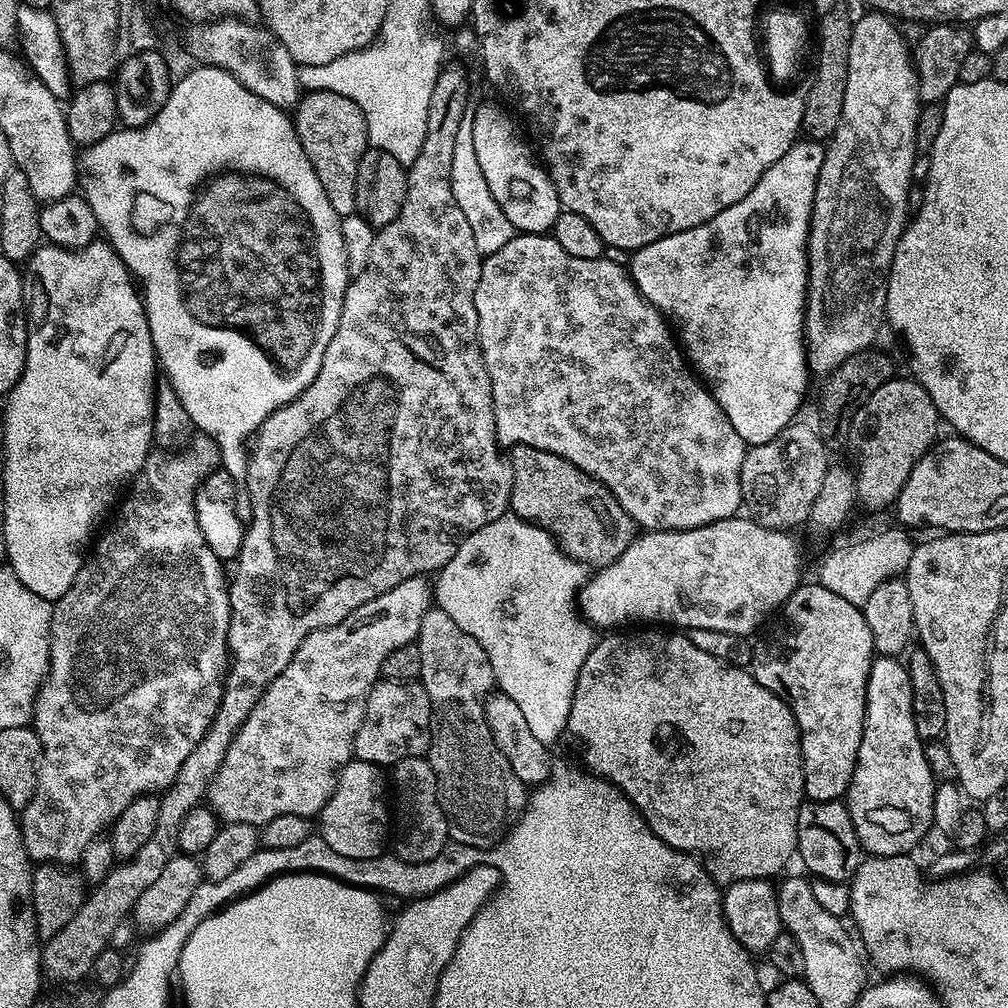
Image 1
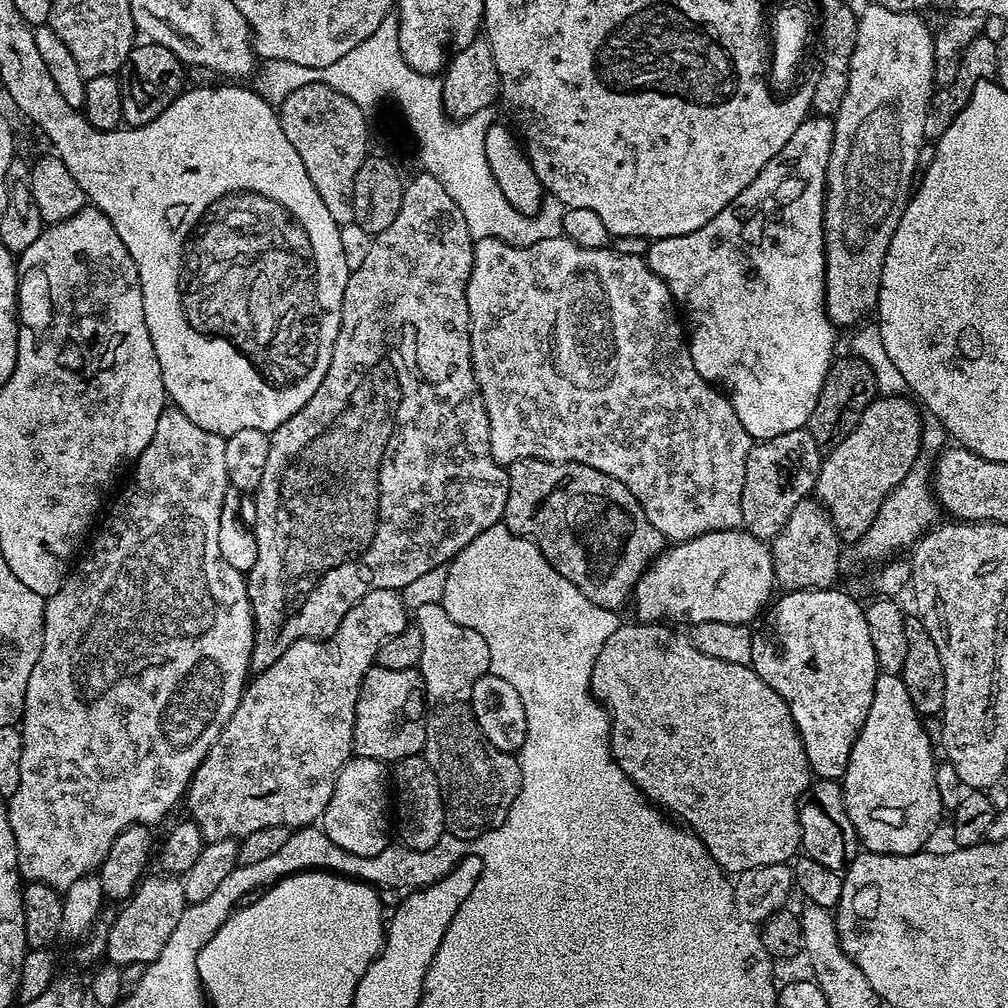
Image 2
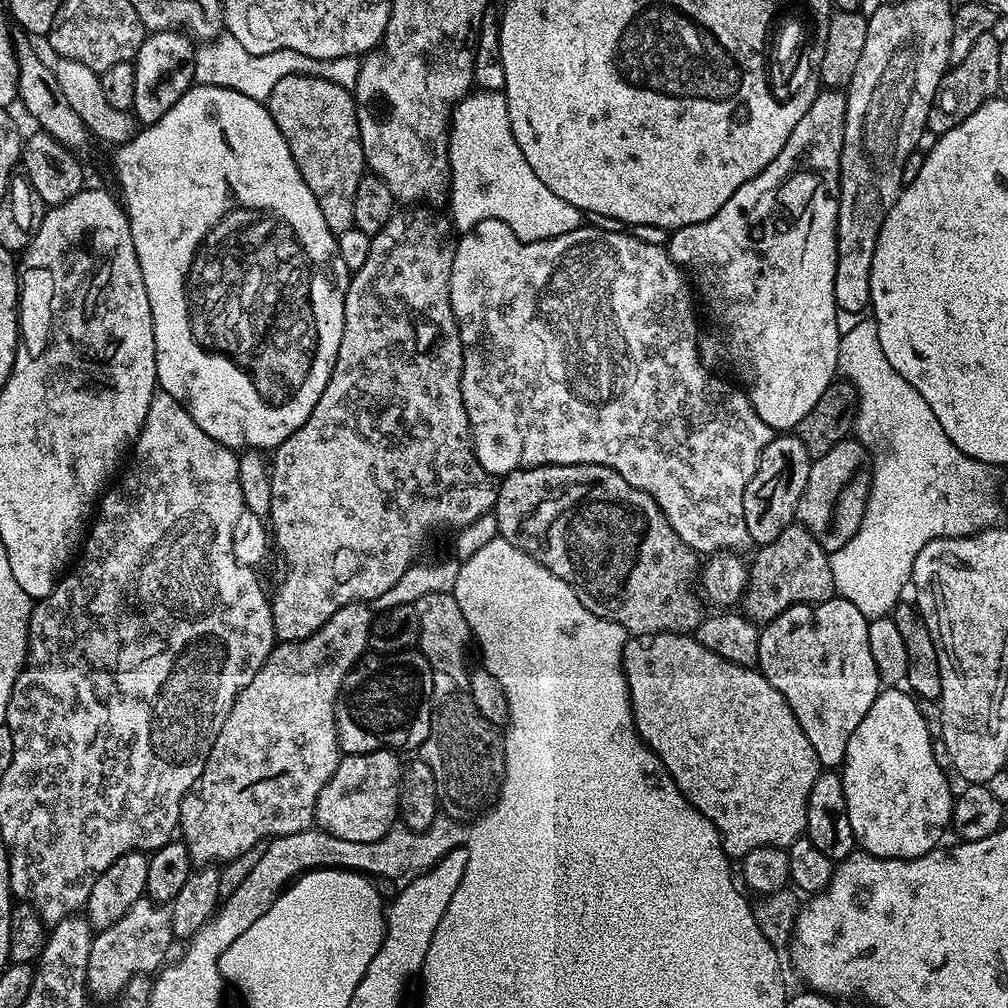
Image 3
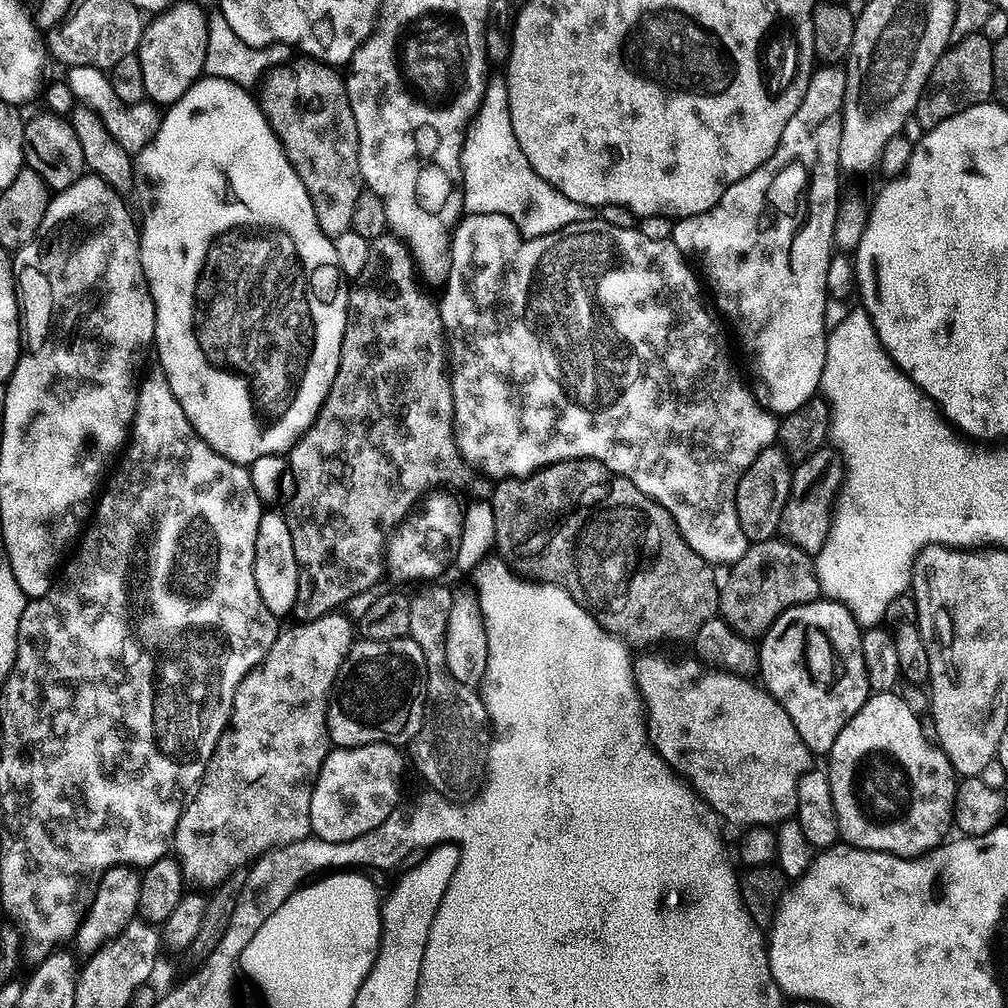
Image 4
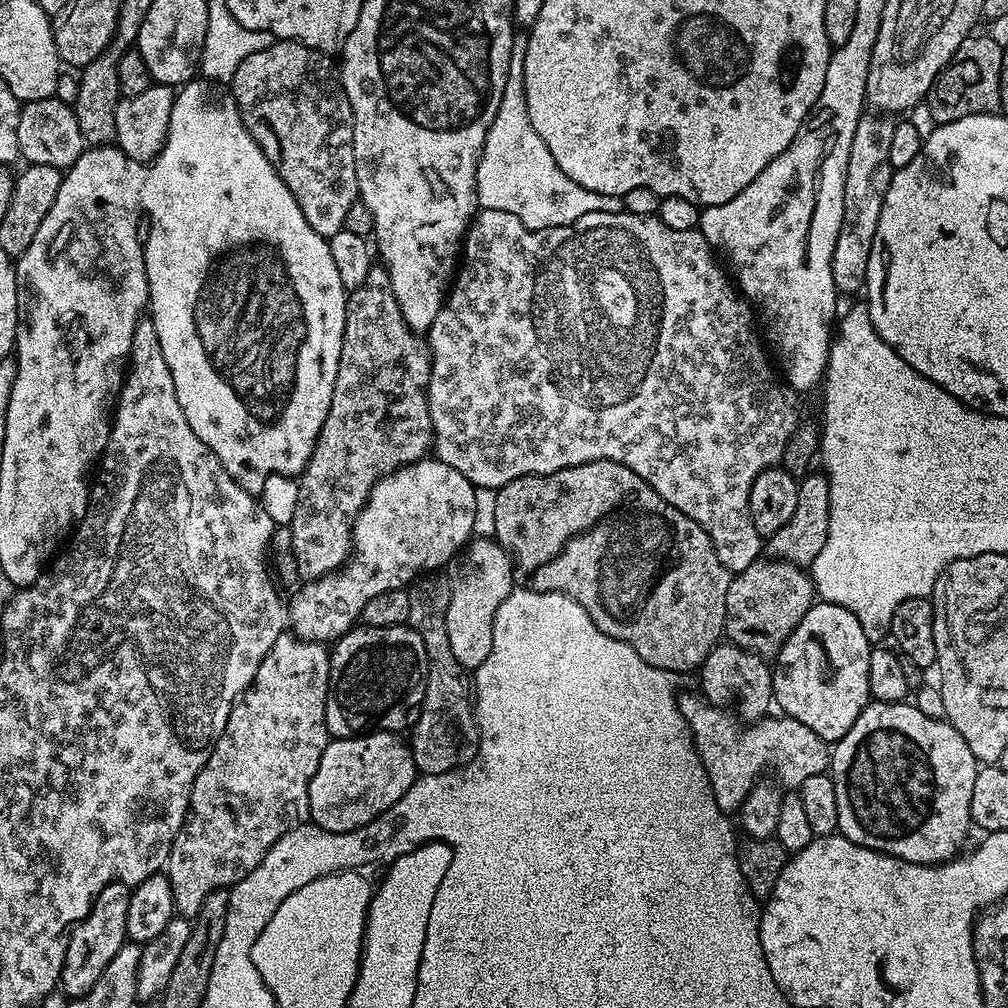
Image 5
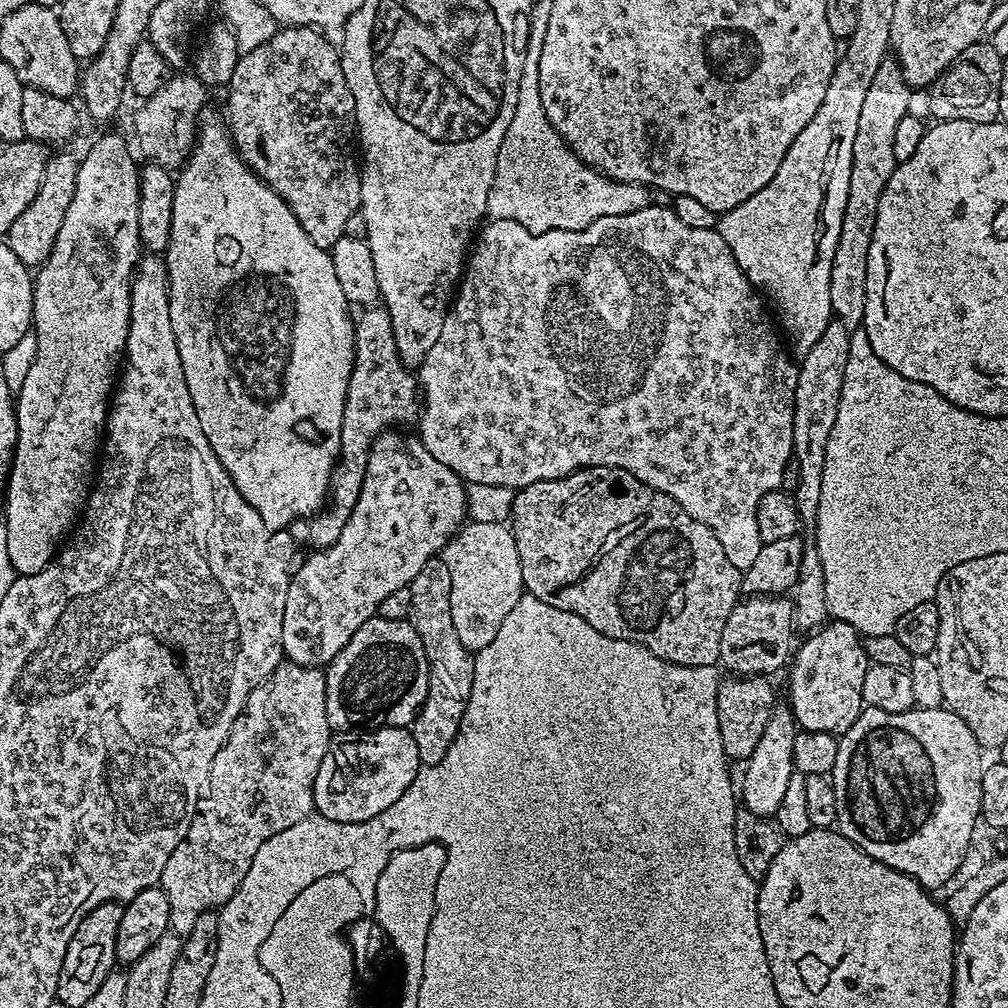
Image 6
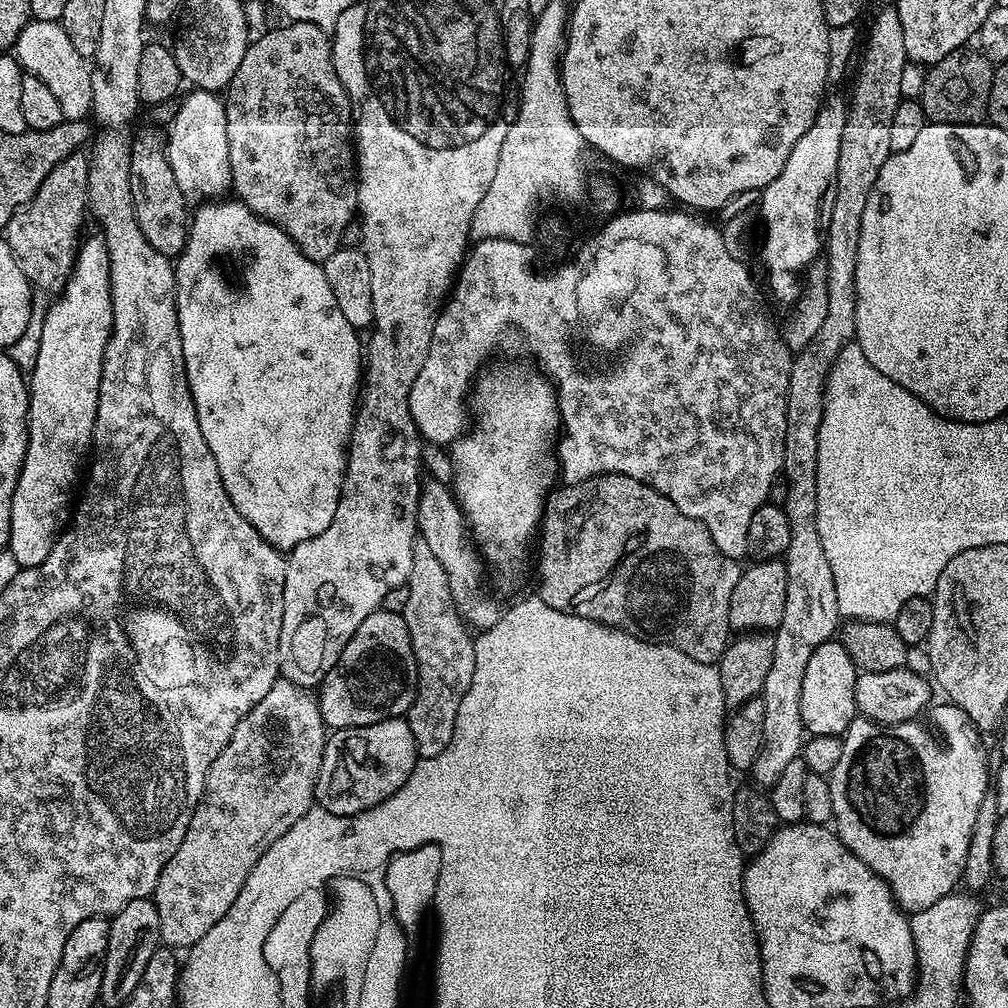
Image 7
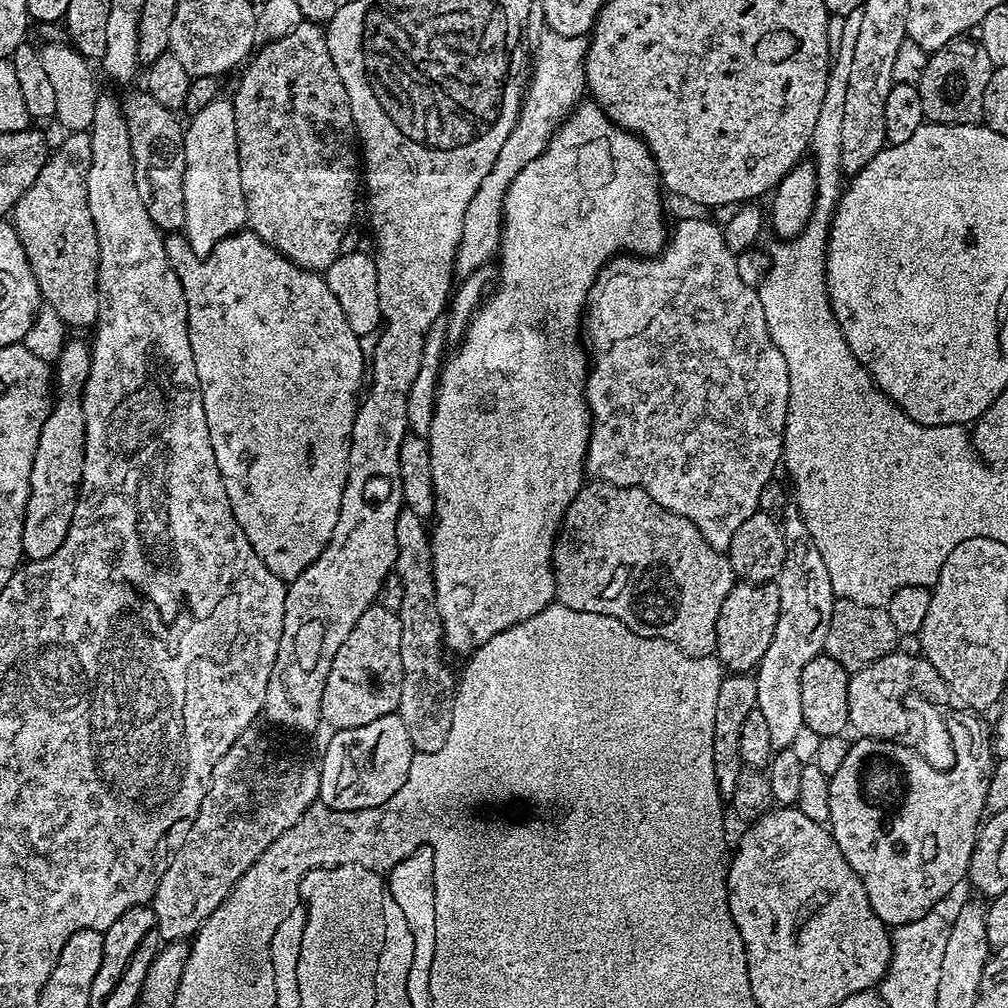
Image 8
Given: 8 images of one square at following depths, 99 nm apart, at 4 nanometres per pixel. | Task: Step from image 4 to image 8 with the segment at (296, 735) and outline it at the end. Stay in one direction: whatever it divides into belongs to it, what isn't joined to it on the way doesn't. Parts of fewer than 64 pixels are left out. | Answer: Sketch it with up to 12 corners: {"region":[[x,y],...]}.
{"region":[[259,727],[222,754],[150,906],[187,941],[320,799]]}

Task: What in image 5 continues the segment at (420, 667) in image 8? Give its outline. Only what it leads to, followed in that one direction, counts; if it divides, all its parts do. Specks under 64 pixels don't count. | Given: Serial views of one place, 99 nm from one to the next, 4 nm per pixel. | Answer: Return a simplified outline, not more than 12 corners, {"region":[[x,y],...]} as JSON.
{"region":[[452,582],[407,589],[428,685],[410,729],[417,773],[437,776],[480,749],[474,688],[446,635]]}

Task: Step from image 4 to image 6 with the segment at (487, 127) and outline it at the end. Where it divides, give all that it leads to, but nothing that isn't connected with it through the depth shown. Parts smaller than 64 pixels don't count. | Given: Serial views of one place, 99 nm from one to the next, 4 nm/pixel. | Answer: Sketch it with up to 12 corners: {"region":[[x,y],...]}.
{"region":[[525,52],[488,196],[534,196],[560,230],[649,207],[552,129]]}

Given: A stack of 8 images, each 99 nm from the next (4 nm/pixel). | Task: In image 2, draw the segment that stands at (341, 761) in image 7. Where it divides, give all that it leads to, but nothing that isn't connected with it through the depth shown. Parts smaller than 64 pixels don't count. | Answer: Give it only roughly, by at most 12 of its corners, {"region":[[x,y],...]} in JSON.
{"region":[[357,755],[322,830],[355,856],[390,847],[390,772]]}

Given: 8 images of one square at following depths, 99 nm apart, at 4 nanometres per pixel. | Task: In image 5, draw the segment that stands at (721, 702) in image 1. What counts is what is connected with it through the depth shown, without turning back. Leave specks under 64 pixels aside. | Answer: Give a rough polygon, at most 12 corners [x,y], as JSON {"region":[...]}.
{"region":[[679,697],[725,814],[763,772],[785,789],[829,771],[829,741],[776,714],[745,723]]}

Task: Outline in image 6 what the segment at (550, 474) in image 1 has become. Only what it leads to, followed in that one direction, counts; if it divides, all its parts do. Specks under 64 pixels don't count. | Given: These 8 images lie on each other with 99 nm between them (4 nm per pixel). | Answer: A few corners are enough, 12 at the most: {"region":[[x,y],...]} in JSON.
{"region":[[621,468],[513,498],[527,595],[691,668],[742,573]]}

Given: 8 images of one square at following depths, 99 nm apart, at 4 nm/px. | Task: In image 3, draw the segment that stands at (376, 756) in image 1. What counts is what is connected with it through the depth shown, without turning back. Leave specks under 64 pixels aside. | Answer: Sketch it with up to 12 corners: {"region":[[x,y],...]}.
{"region":[[365,654],[336,699],[341,753],[419,749],[432,667]]}

